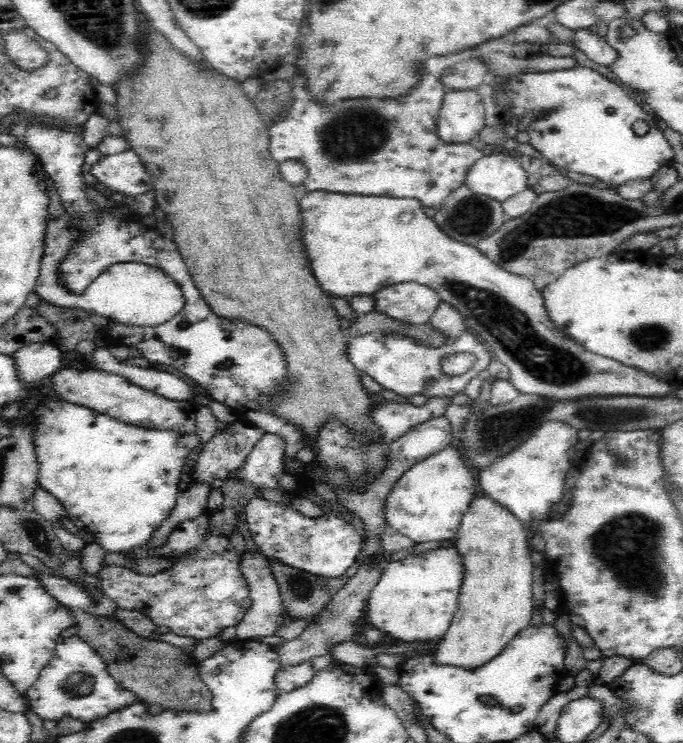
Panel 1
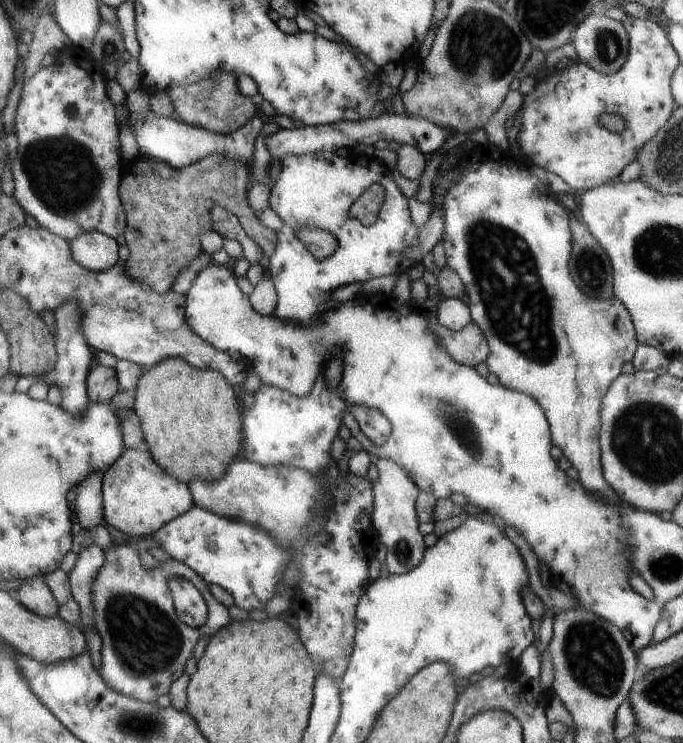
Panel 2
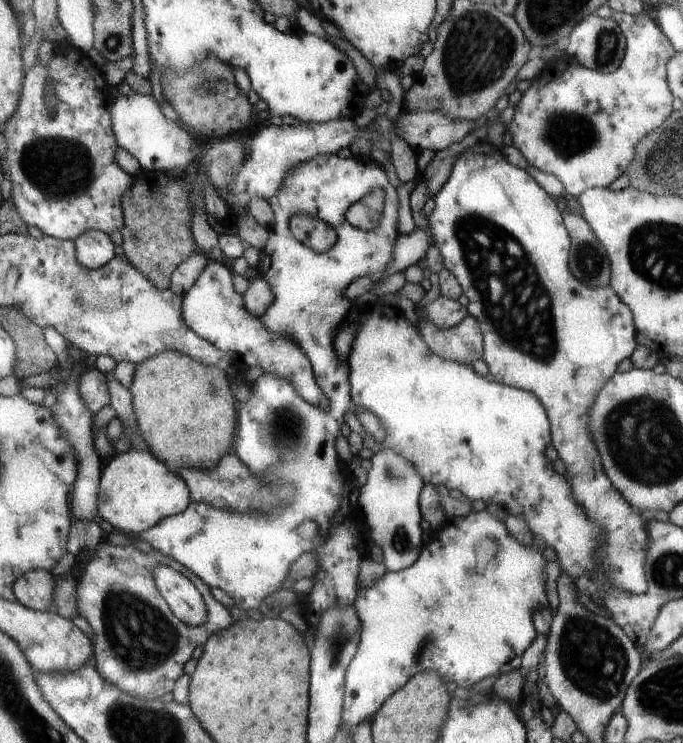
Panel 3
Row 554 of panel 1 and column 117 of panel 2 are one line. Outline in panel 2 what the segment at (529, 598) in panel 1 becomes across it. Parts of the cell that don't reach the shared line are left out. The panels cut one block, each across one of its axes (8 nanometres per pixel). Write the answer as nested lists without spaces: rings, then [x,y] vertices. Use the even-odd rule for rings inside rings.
[[[126,449],[125,455],[112,468],[104,472],[103,493],[107,522],[134,539],[152,537],[173,520],[190,512],[197,504],[190,486],[170,476],[158,464],[153,453],[144,449]]]

